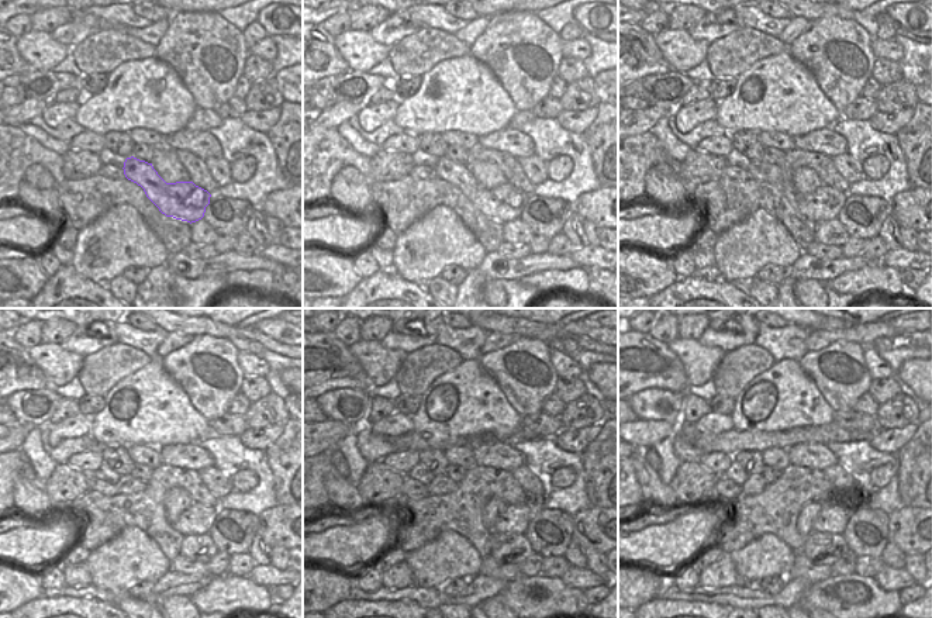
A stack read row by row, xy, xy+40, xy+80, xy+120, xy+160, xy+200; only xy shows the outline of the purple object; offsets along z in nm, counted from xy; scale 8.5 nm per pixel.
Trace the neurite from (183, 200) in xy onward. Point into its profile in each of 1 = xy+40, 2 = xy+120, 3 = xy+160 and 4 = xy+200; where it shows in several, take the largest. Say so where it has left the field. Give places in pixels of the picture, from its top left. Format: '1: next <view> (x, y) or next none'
1: next xy+40 (504, 203)
2: next xy+120 (197, 520)
3: next xy+160 (515, 518)
4: next xy+200 (834, 515)

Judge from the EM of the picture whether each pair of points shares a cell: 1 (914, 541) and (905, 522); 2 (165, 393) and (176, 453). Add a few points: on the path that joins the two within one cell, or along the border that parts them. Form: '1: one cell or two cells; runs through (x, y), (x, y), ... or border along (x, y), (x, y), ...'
1: one cell; runs through (914, 537), (914, 531), (910, 527)
2: two cells; border along (197, 441), (164, 445), (159, 449)

